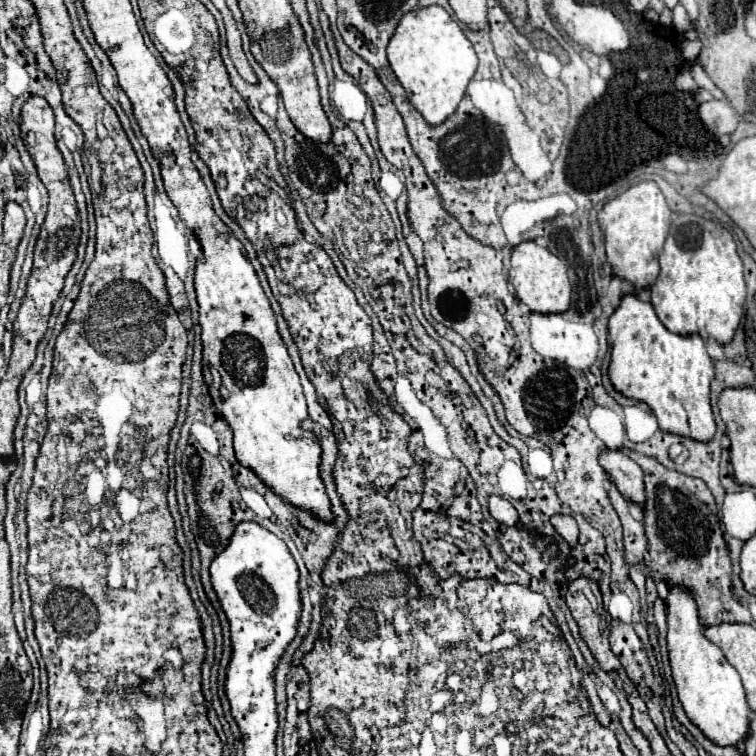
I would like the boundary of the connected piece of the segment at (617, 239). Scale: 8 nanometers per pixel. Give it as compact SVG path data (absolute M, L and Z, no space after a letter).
M652 180L638 182L604 204L598 212L598 222L604 230L608 262L616 276L630 280L636 288L648 288L658 278L658 256L670 230L670 218L672 210L668 208L658 184Z

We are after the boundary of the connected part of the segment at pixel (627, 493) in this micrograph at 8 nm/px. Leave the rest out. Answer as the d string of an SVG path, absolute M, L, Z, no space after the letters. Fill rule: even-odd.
M606 450L600 456L600 464L614 478L616 488L622 492L622 496L626 500L636 502L636 504L644 504L646 502L644 472L622 450Z

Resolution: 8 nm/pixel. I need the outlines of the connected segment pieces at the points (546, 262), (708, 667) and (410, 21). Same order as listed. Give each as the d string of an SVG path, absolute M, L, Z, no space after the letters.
M534 240L520 242L518 246L512 248L508 278L510 278L510 284L516 288L518 298L532 312L556 314L556 312L566 312L570 306L572 288L564 262L556 254L552 254L548 248L534 244Z
M680 584L668 588L666 600L668 622L668 654L672 666L672 678L680 696L680 702L688 718L716 744L730 746L744 740L750 732L750 706L744 696L744 688L738 672L728 664L724 652L712 644L698 622L698 608L692 592Z
M426 6L406 12L386 48L388 62L404 86L412 106L428 124L440 124L454 114L458 102L466 94L466 86L478 68L478 56L456 20L442 6Z

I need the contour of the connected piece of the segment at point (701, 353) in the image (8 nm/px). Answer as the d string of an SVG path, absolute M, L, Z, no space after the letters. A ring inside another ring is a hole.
M634 294L622 296L620 306L610 316L612 358L608 366L610 380L618 392L642 400L658 418L662 430L708 442L714 432L710 408L710 382L714 364L698 334L680 336L670 332L656 316L652 302L642 302Z

